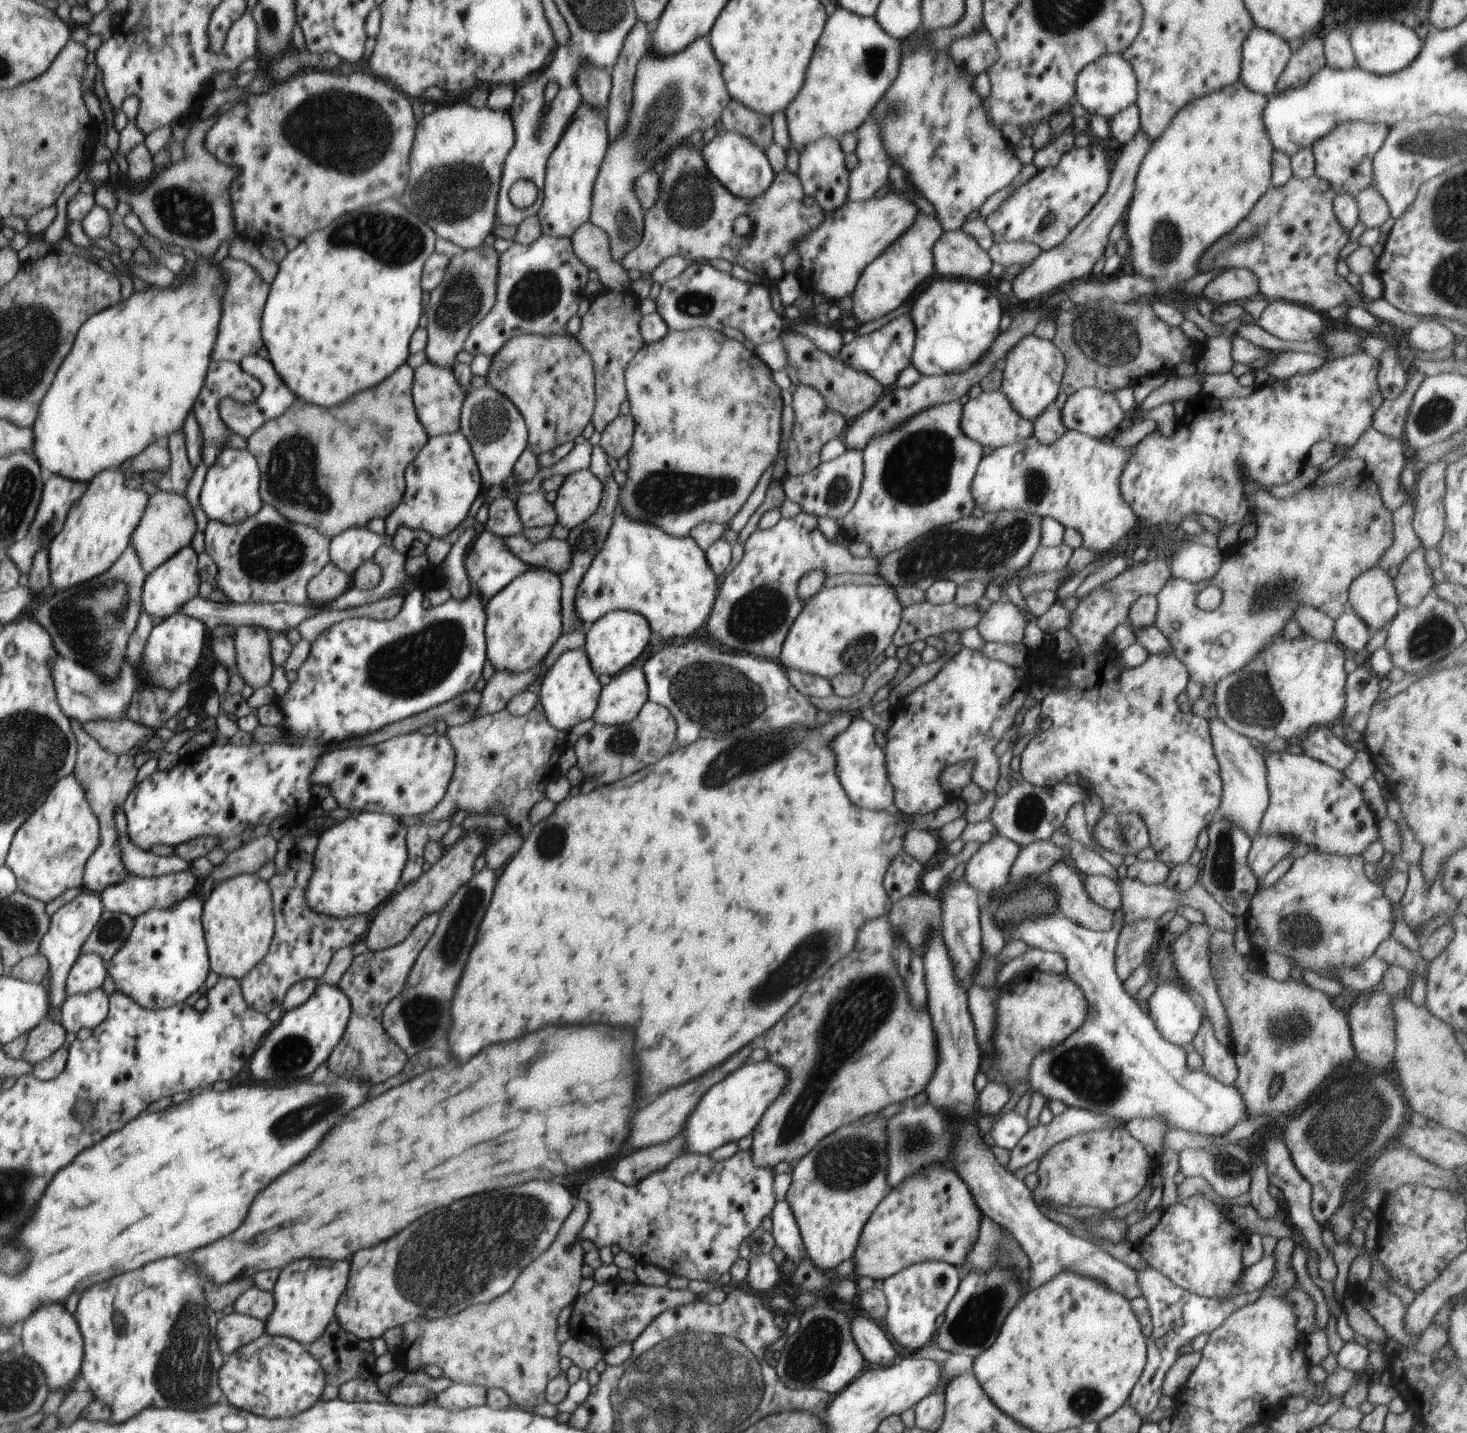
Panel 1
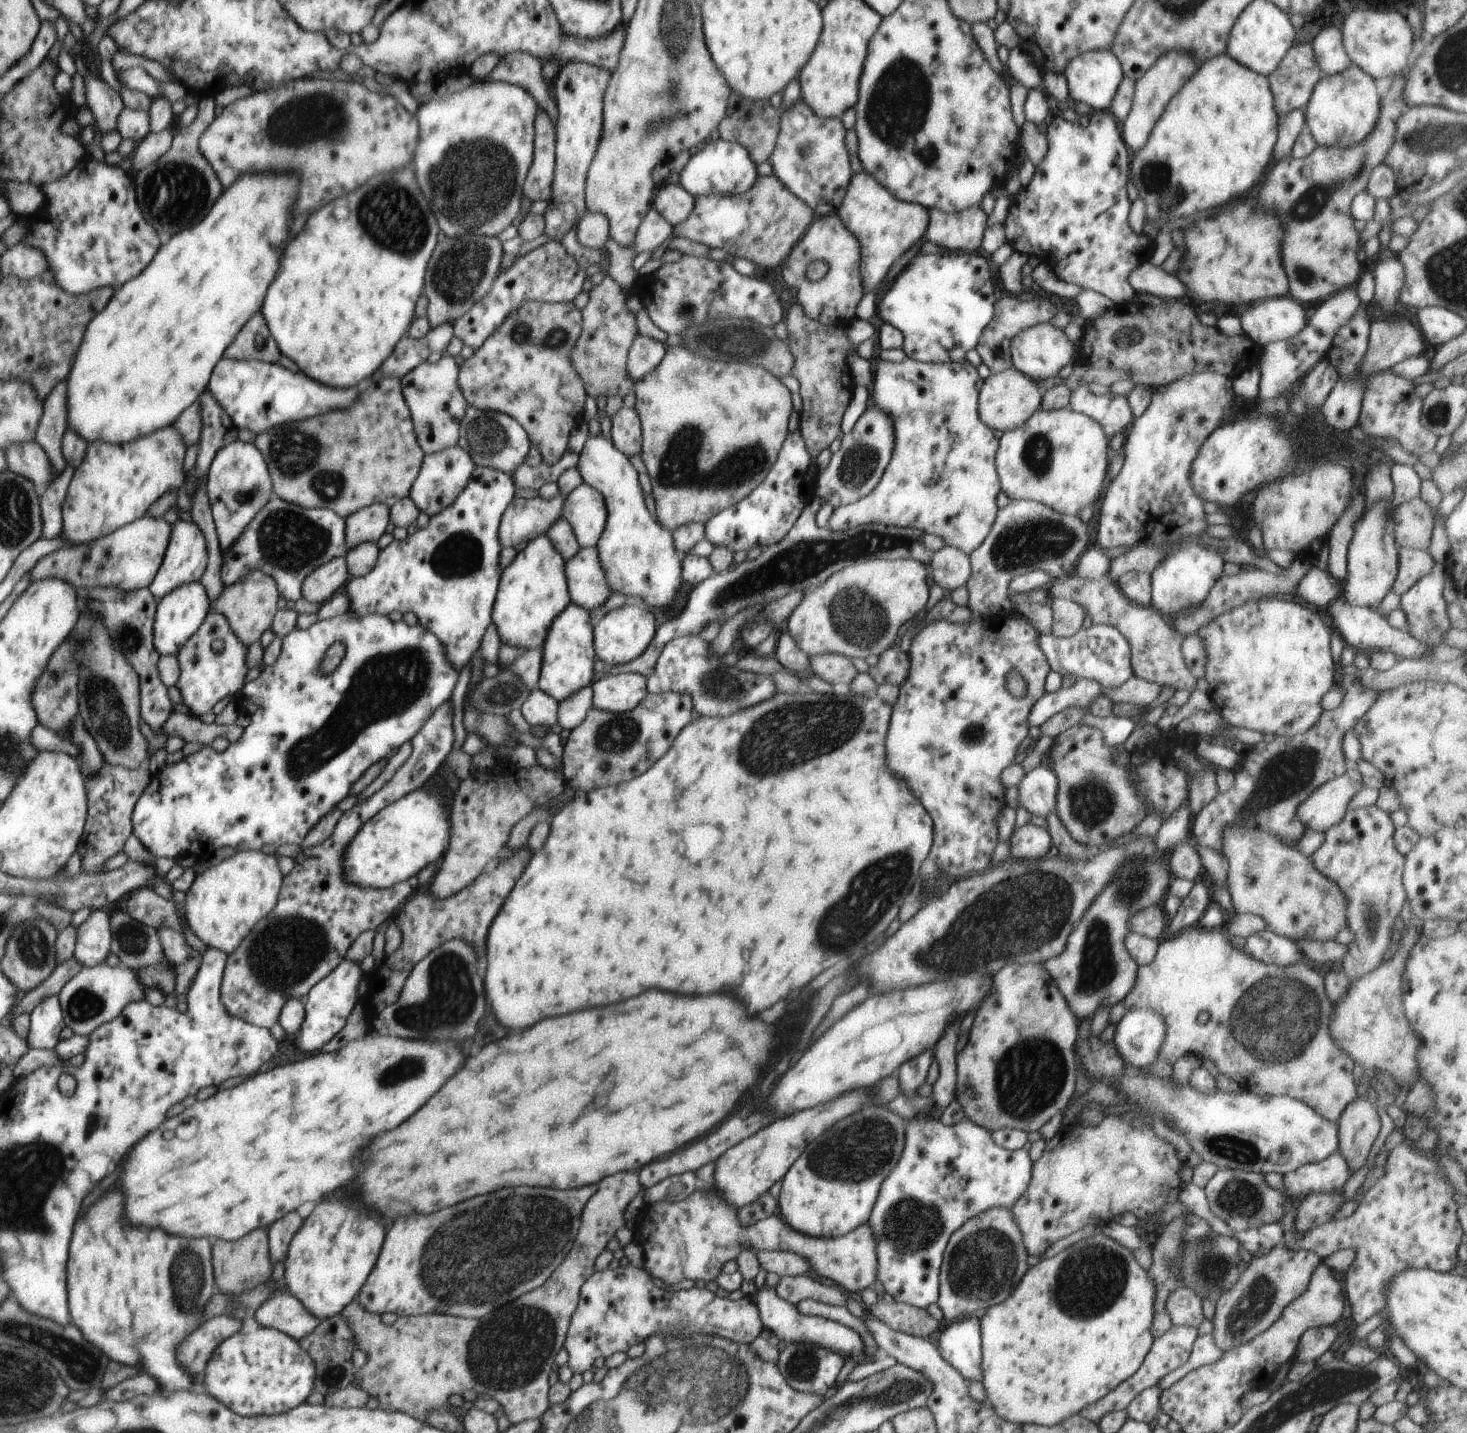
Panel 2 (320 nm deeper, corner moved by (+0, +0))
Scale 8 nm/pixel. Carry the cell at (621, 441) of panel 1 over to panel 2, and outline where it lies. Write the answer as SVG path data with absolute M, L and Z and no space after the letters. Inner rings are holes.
M623 406L611 416L611 441L620 452L632 457L641 454L641 420L638 413L633 409Z

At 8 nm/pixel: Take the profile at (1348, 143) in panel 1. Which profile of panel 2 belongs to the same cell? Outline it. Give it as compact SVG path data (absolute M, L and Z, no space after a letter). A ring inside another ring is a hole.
M1352 63L1344 72L1325 75L1314 85L1305 109L1308 125L1318 145L1351 147L1363 141L1372 132L1381 107L1375 78Z

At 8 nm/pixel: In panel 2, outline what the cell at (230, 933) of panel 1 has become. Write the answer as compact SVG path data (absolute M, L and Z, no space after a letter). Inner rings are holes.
M261 850L237 851L195 876L182 907L187 924L206 946L229 955L274 910L284 877L276 856Z

